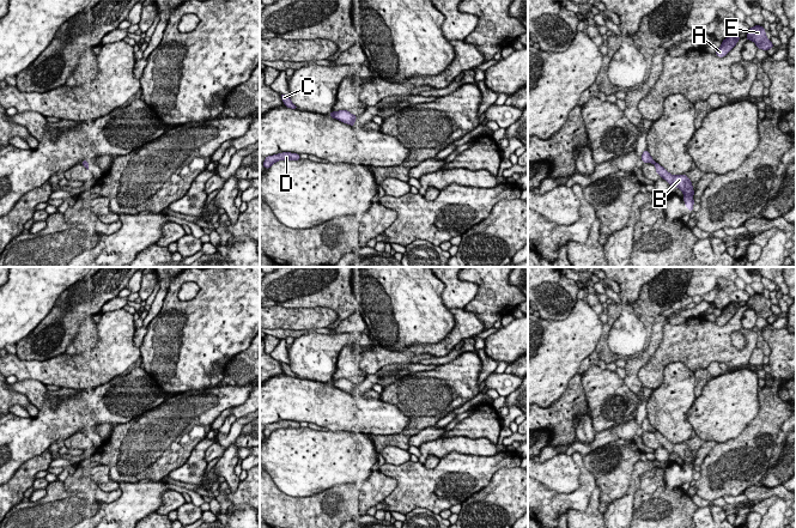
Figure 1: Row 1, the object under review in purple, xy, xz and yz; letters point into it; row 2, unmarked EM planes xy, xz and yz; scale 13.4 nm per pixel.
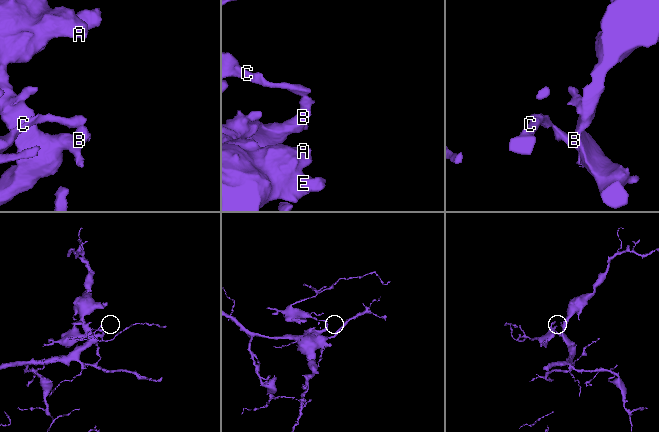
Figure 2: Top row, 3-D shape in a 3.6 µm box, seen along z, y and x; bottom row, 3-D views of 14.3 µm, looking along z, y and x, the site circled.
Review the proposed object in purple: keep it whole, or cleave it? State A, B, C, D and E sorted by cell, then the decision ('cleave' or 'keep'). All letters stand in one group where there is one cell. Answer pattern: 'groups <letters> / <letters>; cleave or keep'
groups A B D E / C; cleave

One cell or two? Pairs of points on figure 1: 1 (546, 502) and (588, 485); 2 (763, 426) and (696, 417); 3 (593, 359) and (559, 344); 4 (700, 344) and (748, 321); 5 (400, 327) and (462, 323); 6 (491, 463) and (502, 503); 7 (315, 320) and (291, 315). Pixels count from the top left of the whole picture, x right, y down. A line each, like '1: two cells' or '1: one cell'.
1: one cell
2: two cells
3: two cells
4: two cells
5: two cells
6: two cells
7: one cell

